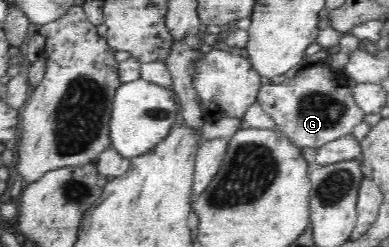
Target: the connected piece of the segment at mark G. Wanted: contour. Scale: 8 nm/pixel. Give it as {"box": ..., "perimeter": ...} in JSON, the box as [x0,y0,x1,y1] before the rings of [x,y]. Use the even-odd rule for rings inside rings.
{"box":[255,62,365,148],"perimeter":[[[318,62],[291,72],[285,78],[260,85],[255,101],[275,122],[275,127],[299,148],[321,148],[341,136],[353,134],[365,113],[356,104],[349,87],[345,66],[335,69],[327,62]]]}

